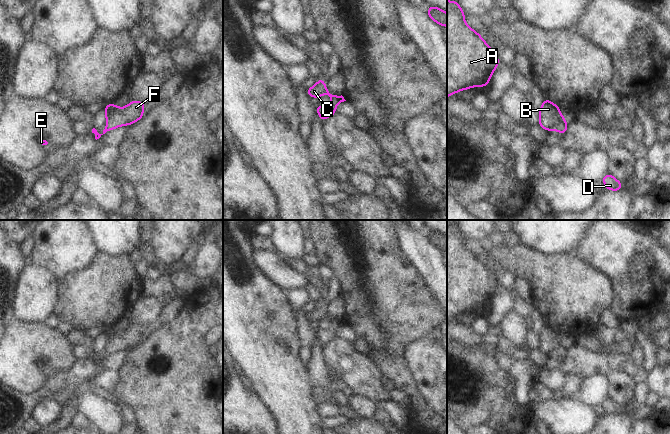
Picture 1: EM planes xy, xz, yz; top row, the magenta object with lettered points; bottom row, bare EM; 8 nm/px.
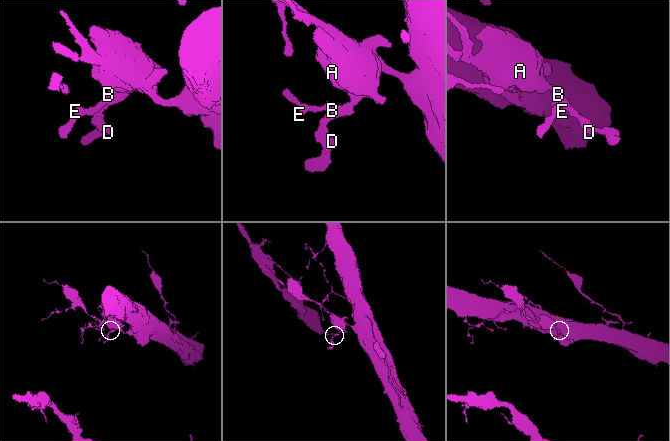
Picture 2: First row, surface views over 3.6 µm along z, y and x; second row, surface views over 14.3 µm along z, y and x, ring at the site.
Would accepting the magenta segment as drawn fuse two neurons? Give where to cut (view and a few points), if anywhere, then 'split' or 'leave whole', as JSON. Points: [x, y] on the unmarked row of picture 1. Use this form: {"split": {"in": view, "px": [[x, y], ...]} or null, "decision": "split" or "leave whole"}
{"split": null, "decision": "leave whole"}

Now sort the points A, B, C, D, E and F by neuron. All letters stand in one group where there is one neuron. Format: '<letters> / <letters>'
A B C D E F

